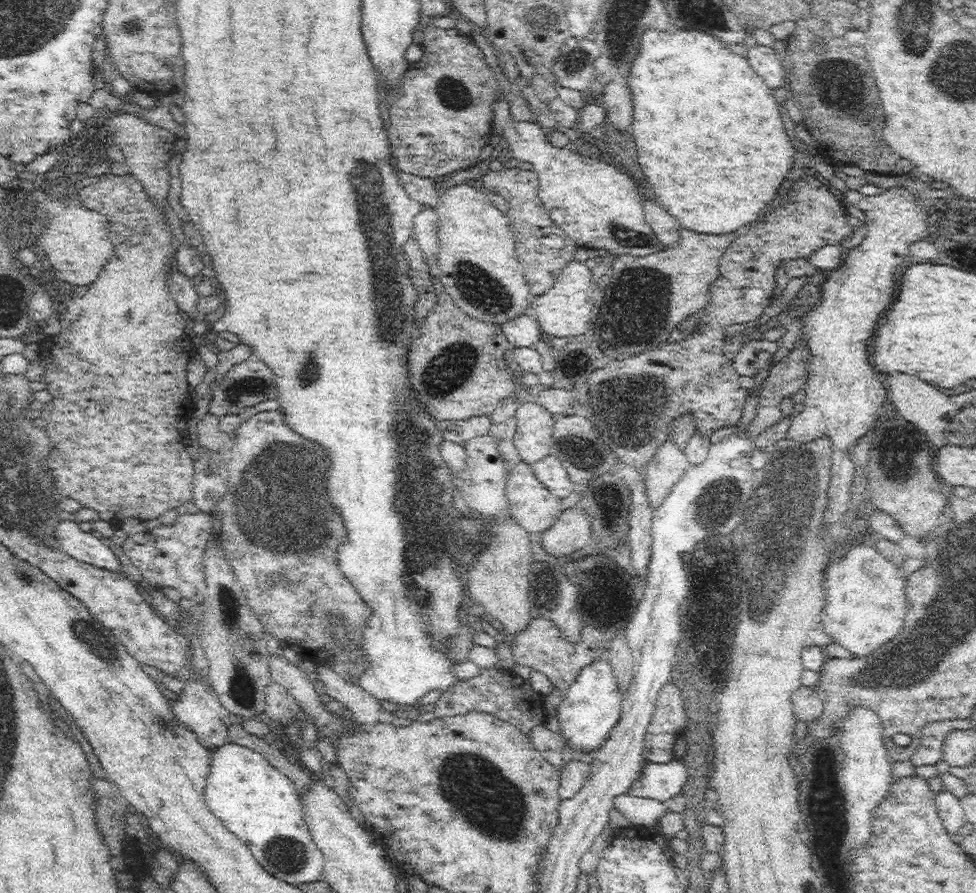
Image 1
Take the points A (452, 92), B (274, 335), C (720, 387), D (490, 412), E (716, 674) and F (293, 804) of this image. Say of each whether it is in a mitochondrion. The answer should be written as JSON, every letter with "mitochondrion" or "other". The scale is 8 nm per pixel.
{"A":"mitochondrion","B":"other","C":"other","D":"other","E":"other","F":"other"}

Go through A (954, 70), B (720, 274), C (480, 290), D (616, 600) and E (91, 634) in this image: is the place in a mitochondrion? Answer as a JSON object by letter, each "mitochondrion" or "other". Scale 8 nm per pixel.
{"A":"mitochondrion","B":"other","C":"mitochondrion","D":"other","E":"mitochondrion"}

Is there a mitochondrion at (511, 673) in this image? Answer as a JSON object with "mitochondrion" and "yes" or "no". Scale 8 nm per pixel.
{"mitochondrion":"no"}

